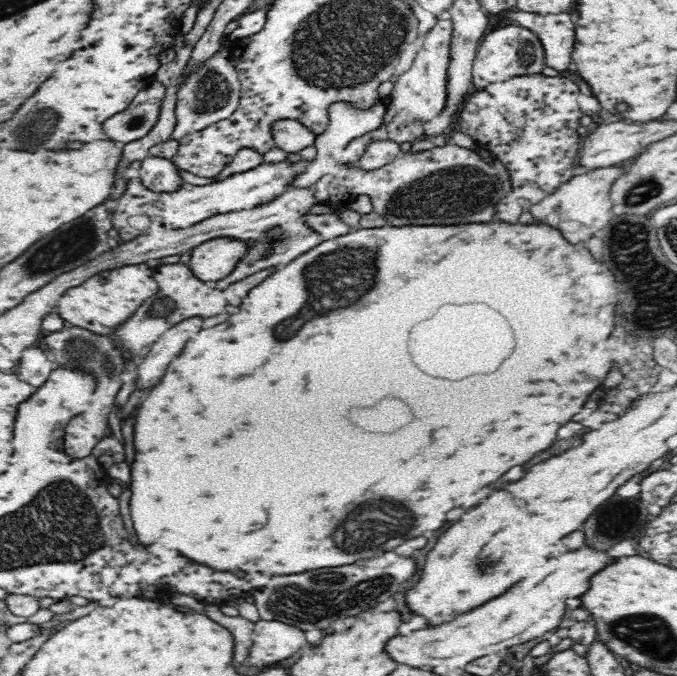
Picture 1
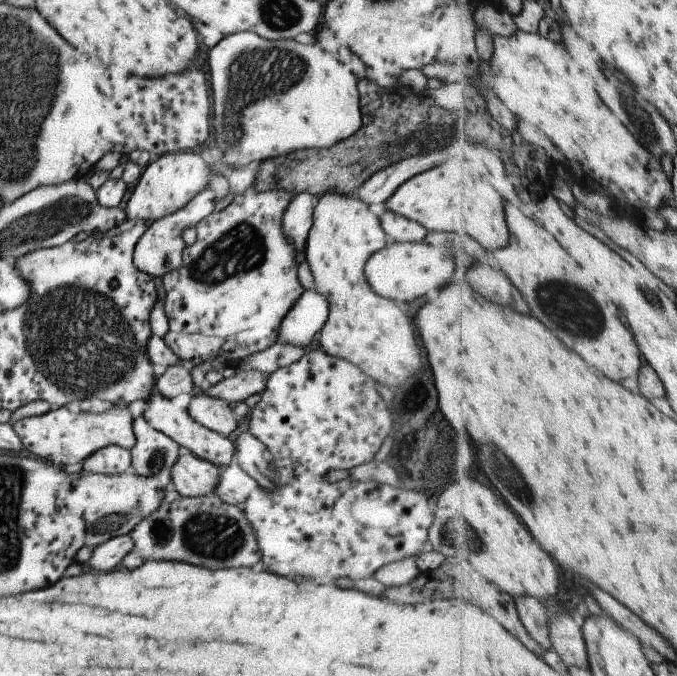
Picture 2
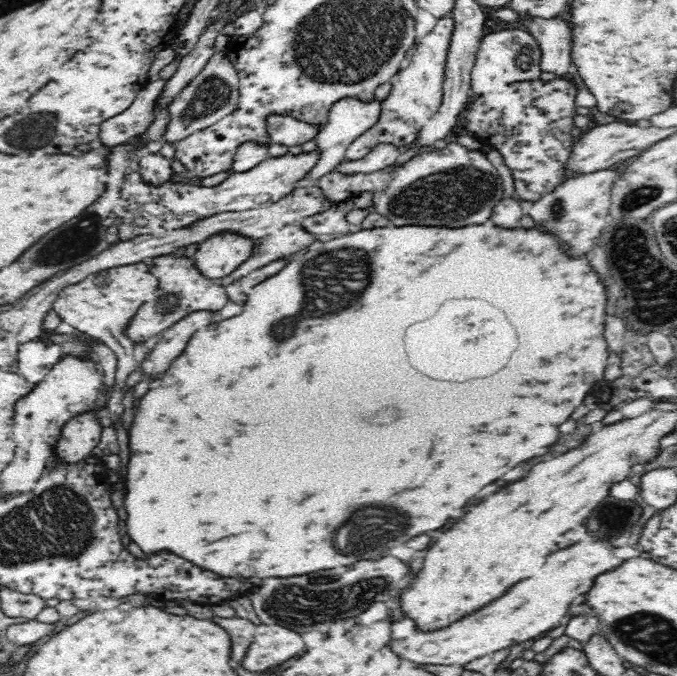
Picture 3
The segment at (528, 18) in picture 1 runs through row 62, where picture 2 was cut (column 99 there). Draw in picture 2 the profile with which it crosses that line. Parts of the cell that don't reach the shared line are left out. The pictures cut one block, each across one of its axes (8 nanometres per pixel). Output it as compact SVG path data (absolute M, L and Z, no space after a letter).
M129 535L114 537L96 547L88 562L92 564L92 568L108 572L114 570L130 550L132 538Z

